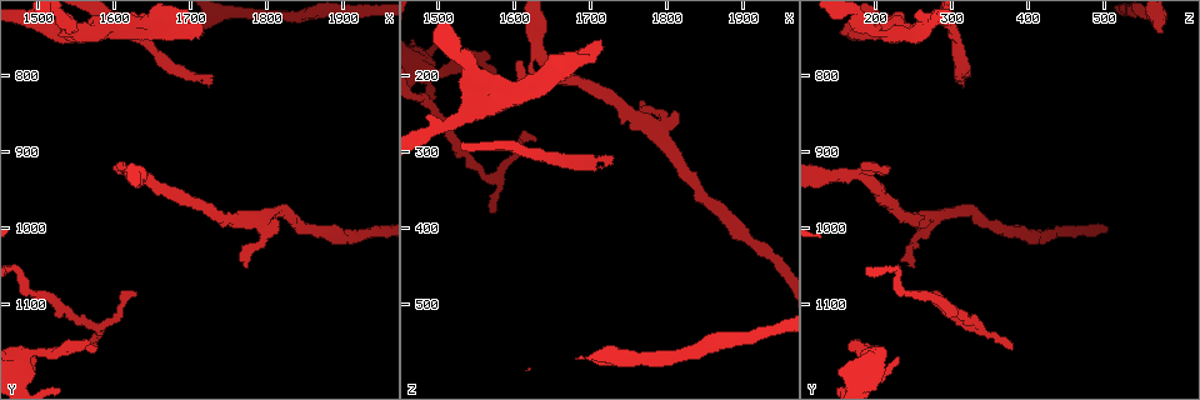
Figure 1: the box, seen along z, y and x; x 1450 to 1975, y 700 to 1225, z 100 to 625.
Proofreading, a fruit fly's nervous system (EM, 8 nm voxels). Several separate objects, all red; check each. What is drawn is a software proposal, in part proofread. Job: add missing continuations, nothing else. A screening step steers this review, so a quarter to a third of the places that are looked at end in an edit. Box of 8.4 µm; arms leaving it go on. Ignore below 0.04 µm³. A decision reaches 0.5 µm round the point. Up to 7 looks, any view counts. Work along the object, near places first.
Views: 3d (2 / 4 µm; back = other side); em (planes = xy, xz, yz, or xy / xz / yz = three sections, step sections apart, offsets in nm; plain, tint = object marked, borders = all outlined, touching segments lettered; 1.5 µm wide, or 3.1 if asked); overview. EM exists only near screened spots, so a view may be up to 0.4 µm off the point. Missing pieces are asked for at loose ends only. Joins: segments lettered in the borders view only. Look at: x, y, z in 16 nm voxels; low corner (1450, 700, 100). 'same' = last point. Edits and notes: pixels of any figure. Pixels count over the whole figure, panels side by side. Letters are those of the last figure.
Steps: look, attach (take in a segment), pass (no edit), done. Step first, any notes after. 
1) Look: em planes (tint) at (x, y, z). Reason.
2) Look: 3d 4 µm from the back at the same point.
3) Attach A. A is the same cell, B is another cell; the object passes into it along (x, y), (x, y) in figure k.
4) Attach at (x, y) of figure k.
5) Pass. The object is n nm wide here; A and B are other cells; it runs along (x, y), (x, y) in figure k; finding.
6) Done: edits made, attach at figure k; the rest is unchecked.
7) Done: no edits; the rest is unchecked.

Look: 3d 4 µm at (1600, 920, 215). An open end.

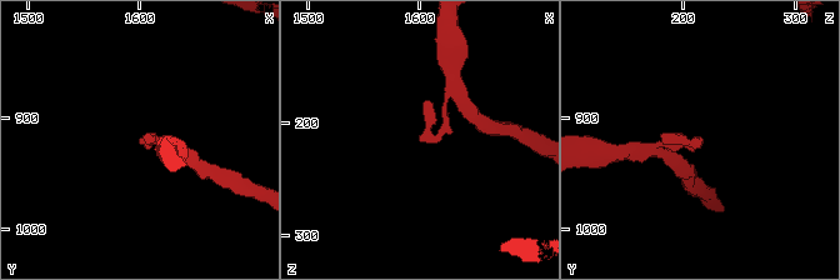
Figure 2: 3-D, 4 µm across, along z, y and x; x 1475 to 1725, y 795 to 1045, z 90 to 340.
Look: em yz step 4 (tint) at (1604, 922, 214). Shape alone is not enough.

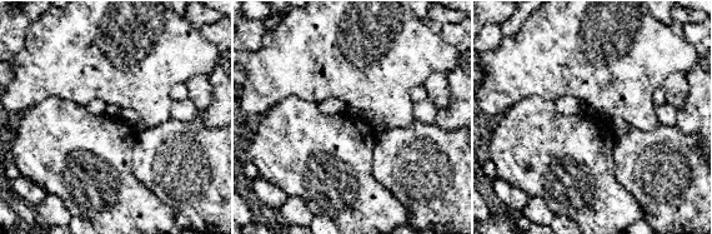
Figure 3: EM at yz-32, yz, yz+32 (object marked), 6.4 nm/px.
Look: em planes (borders) at the same point.

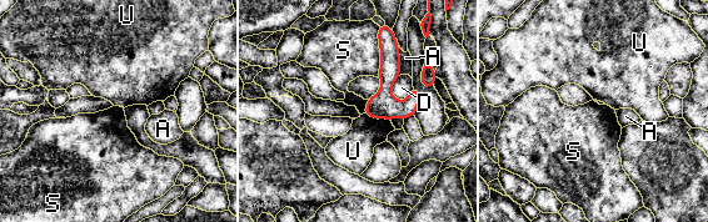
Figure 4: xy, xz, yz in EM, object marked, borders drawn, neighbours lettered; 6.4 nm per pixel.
Pass. The longest contact is with S, 340 nm; A, D, S and U are other cells; no lettered segment goes on from it.

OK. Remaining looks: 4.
Look: 3d 2 µm from the back at (1705, 745, 150). An open end.

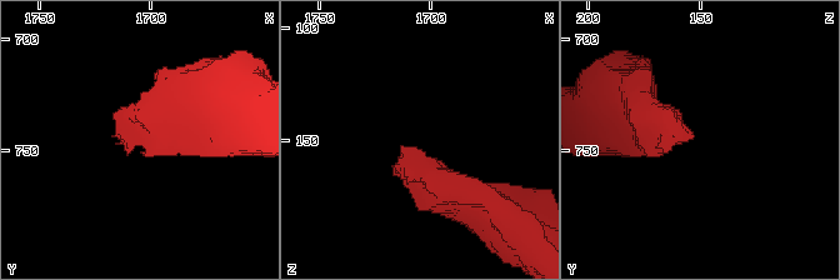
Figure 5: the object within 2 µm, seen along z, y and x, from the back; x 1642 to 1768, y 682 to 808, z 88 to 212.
Look: em planes (borders) at (1709, 745, 153). Need the tissue.

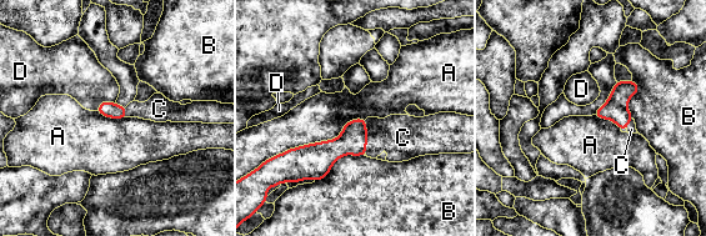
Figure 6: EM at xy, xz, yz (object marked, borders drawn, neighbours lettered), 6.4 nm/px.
Attach C. C is the same cell, A, B and D are other cells; the neuron continues.

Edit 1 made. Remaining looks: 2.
Look: 3d 4 µm at (1700, 735, 570). An open end.

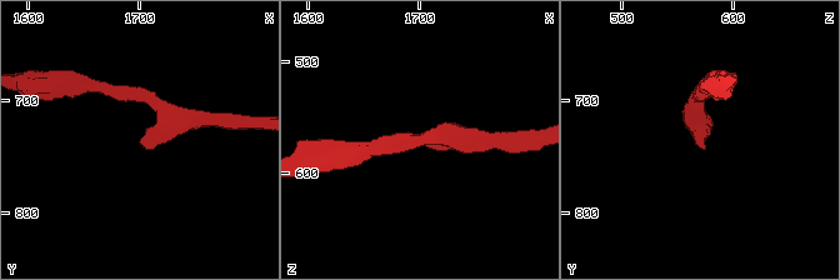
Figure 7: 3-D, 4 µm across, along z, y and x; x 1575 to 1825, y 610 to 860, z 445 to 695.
Look: em xz step 8 (borders) at (1702, 736, 572). Need the tissue.

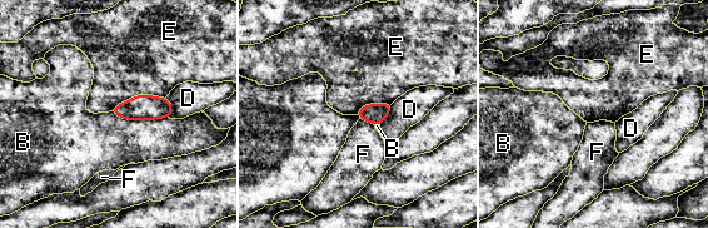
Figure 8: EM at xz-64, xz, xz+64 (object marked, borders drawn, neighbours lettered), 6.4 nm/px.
Pass. The longest contact is with B, 380 nm; B, D, E and F are other cells; a border runs along (110, 112), (126, 119), (168, 118) in figure 8; none of them fits.

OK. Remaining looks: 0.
Done: edits made, attach at figure 6; the rest is unchecked.

